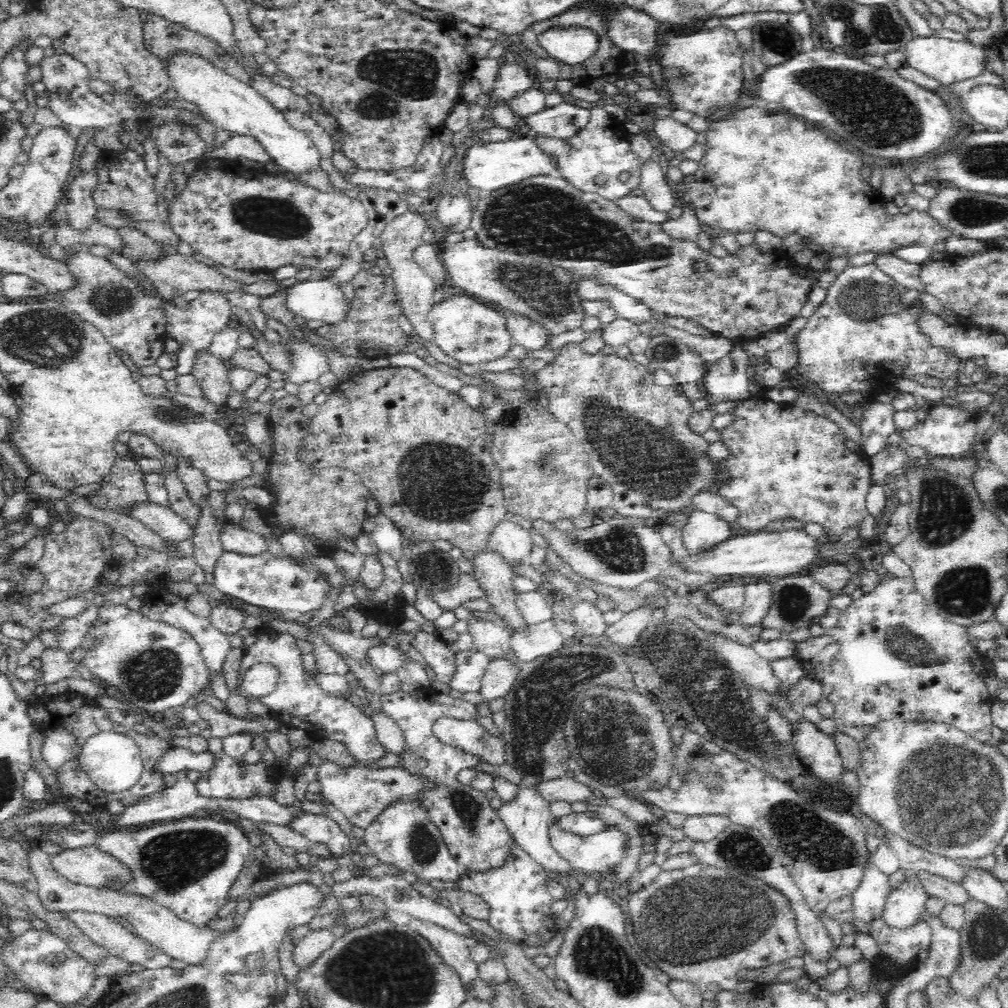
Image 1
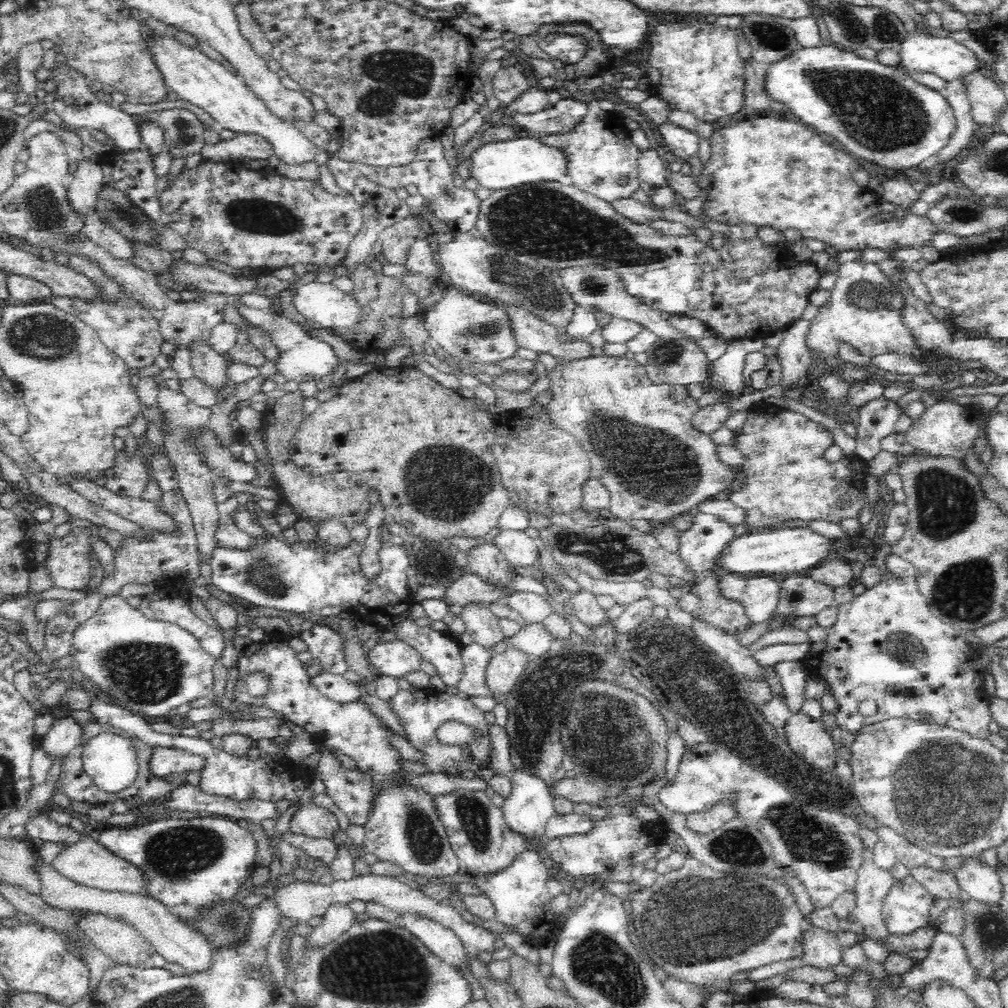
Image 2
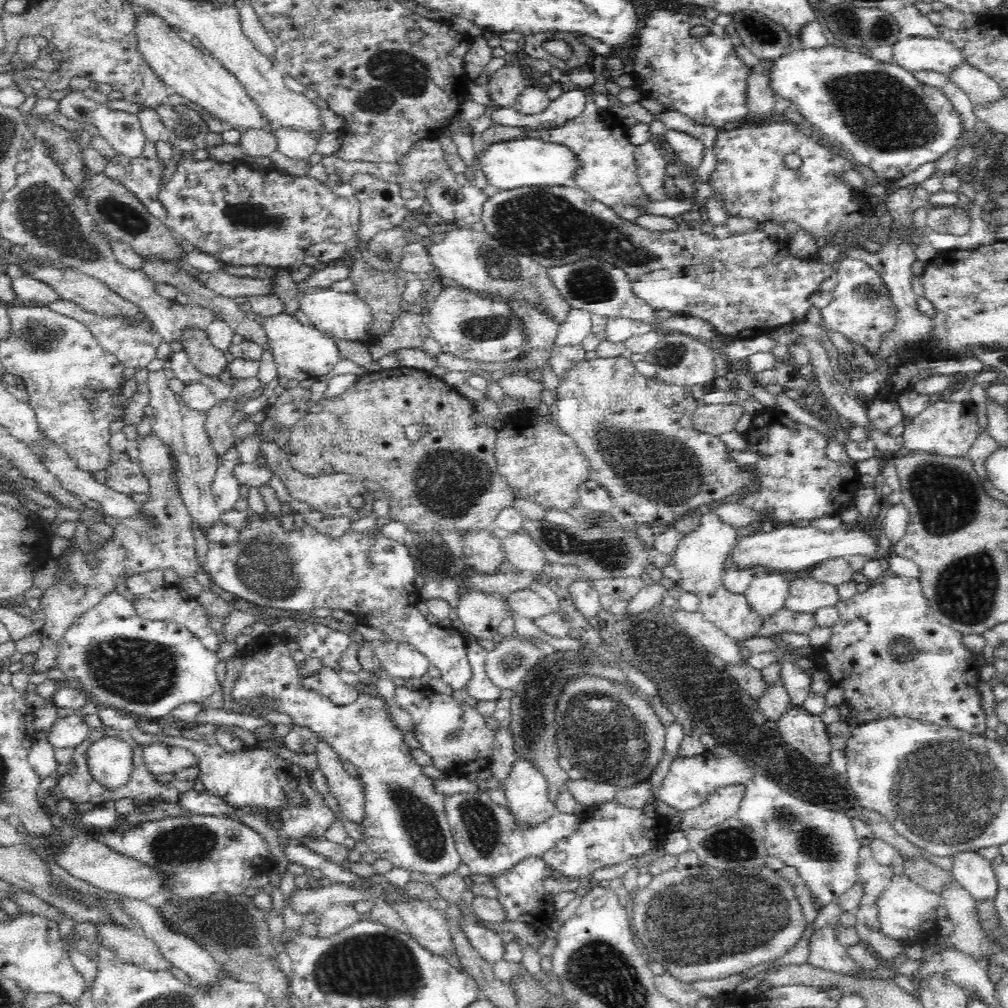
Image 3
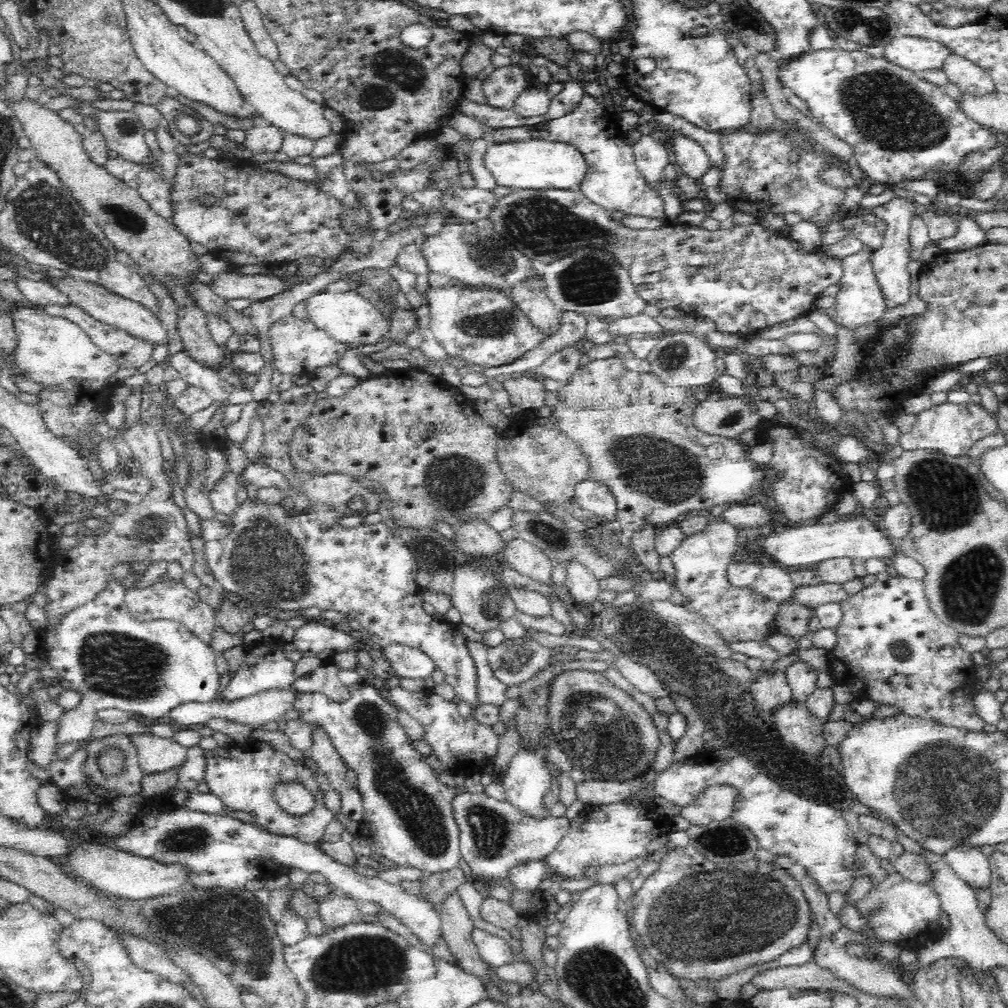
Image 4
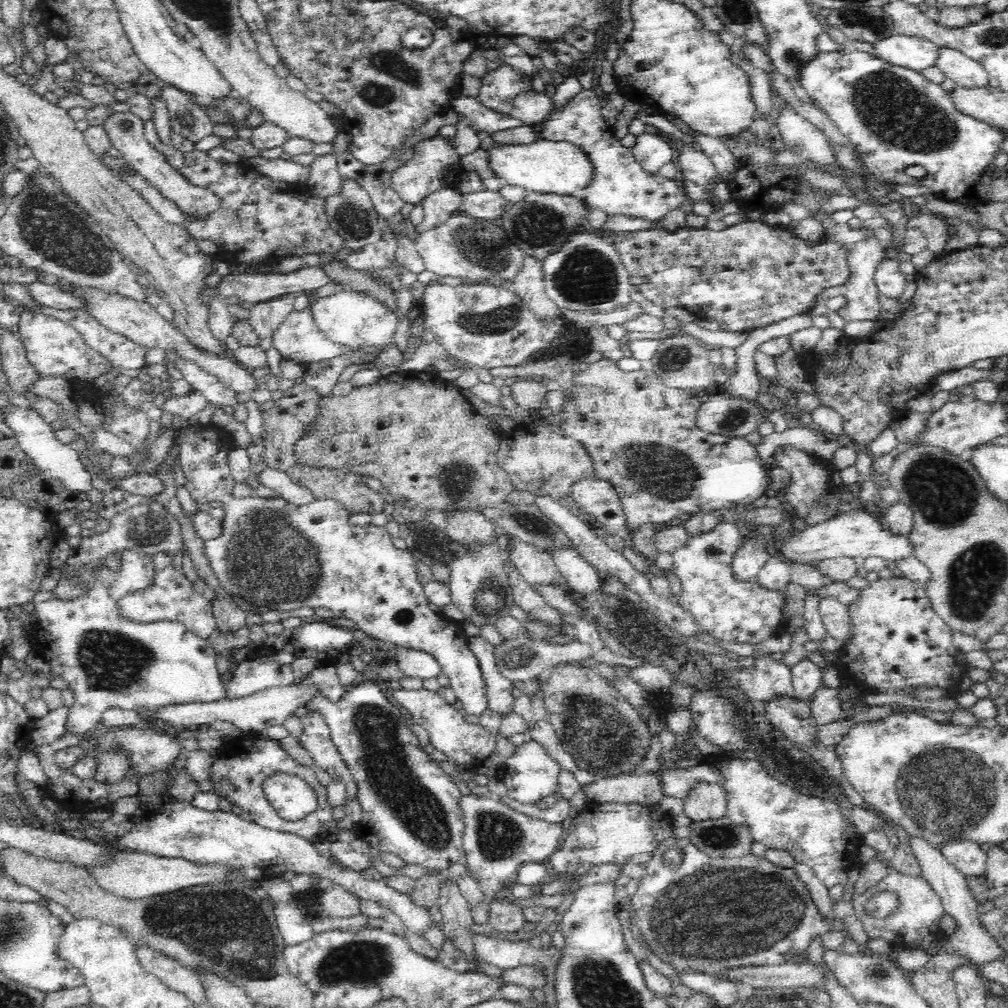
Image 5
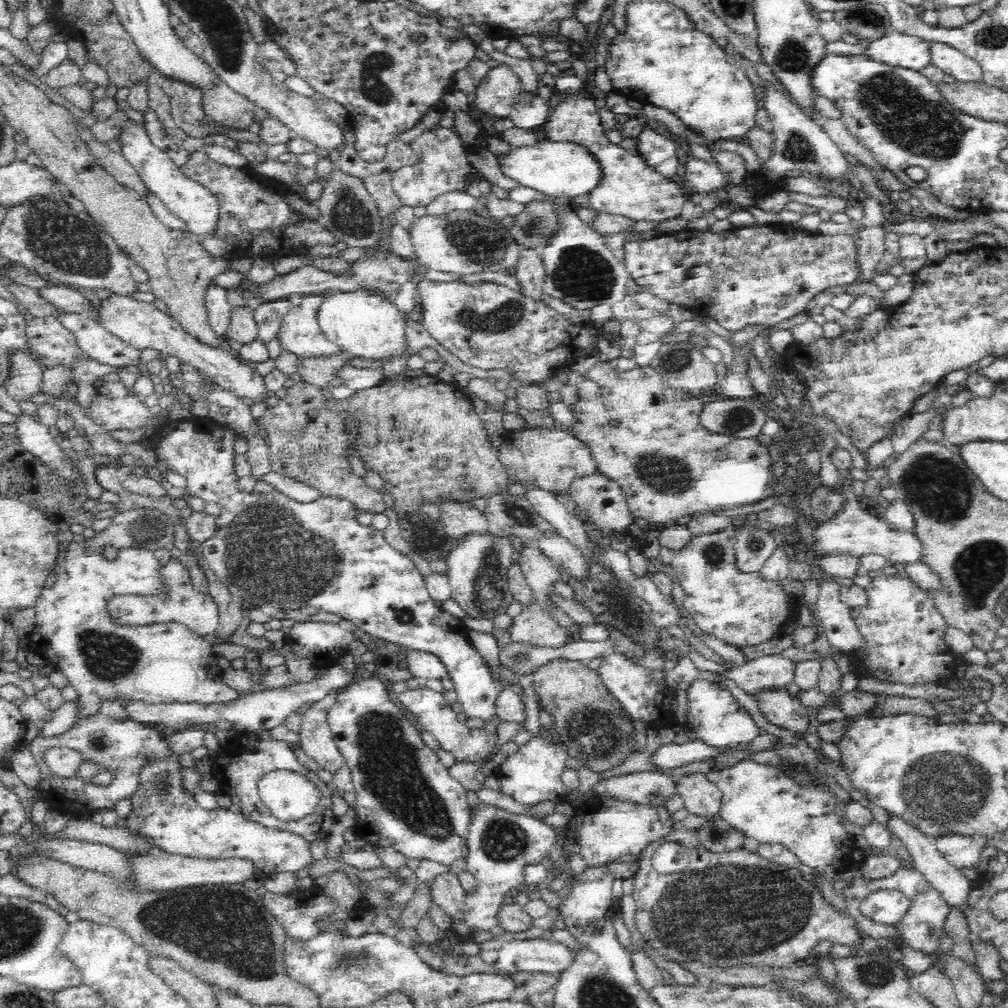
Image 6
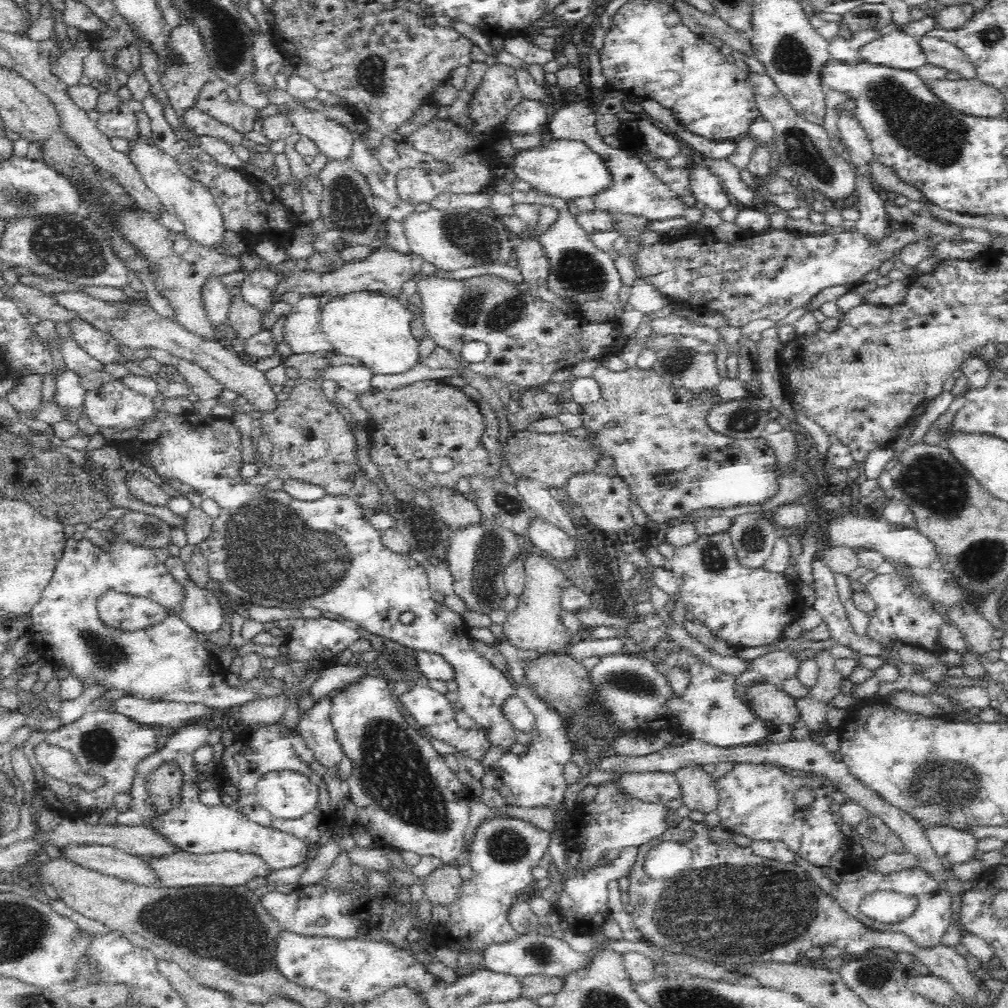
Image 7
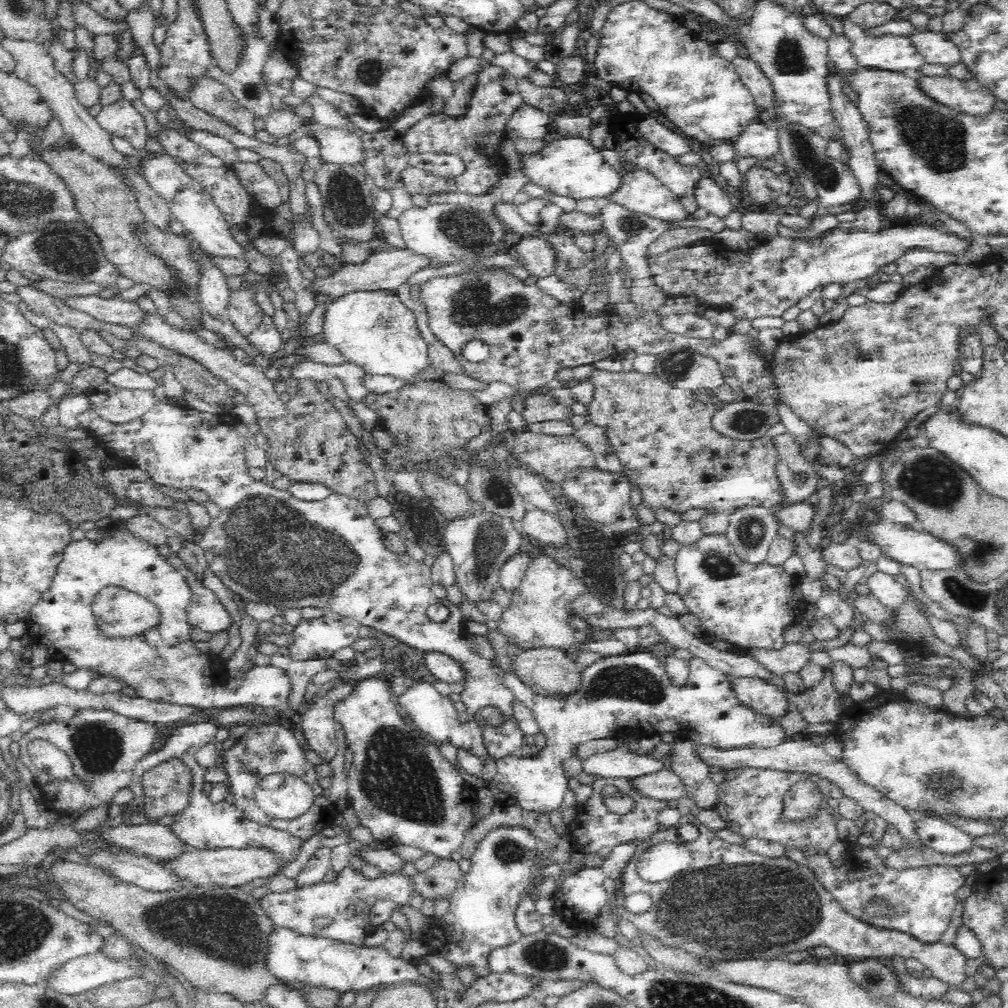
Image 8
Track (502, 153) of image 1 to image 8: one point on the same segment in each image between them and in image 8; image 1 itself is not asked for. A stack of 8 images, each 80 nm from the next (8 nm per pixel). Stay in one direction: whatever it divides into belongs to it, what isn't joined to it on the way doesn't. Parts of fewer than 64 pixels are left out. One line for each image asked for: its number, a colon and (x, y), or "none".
2: (496, 165)
3: (529, 161)
4: (536, 164)
5: (549, 167)
6: (566, 169)
7: (568, 169)
8: (571, 166)

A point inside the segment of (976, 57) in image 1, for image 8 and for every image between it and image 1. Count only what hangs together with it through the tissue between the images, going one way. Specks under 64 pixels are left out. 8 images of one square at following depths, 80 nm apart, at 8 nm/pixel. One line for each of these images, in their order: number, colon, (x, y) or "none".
2: (945, 57)
3: (912, 53)
4: (915, 54)
5: (911, 52)
6: (906, 51)
7: (895, 50)
8: (887, 52)

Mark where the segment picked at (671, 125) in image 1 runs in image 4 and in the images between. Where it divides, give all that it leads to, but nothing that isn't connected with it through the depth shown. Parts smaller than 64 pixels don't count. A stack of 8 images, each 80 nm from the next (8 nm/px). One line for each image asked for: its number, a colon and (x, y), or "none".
2: (681, 144)
3: (688, 152)
4: (692, 160)

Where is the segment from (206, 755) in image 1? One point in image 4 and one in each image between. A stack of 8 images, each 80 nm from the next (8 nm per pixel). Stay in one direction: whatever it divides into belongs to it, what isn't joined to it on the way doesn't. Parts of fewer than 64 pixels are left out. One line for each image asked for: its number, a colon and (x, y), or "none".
2: (162, 761)
3: (158, 757)
4: (155, 754)

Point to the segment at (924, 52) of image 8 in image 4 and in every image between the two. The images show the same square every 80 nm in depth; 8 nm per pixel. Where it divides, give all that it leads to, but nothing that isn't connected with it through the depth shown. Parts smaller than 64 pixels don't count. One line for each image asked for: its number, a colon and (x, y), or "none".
4: (969, 78)
5: (955, 65)
6: (952, 61)
7: (939, 52)

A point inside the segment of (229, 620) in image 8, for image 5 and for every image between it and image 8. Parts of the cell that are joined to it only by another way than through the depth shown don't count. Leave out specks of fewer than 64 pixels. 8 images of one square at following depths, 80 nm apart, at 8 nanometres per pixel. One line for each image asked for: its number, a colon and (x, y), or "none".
5: (172, 598)
6: (198, 611)
7: (202, 610)

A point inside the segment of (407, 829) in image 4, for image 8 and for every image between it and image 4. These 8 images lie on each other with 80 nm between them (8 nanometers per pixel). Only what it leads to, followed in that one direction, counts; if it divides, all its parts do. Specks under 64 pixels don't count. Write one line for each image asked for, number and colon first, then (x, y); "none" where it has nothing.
5: (409, 807)
6: (406, 799)
7: (406, 796)
8: (403, 789)

